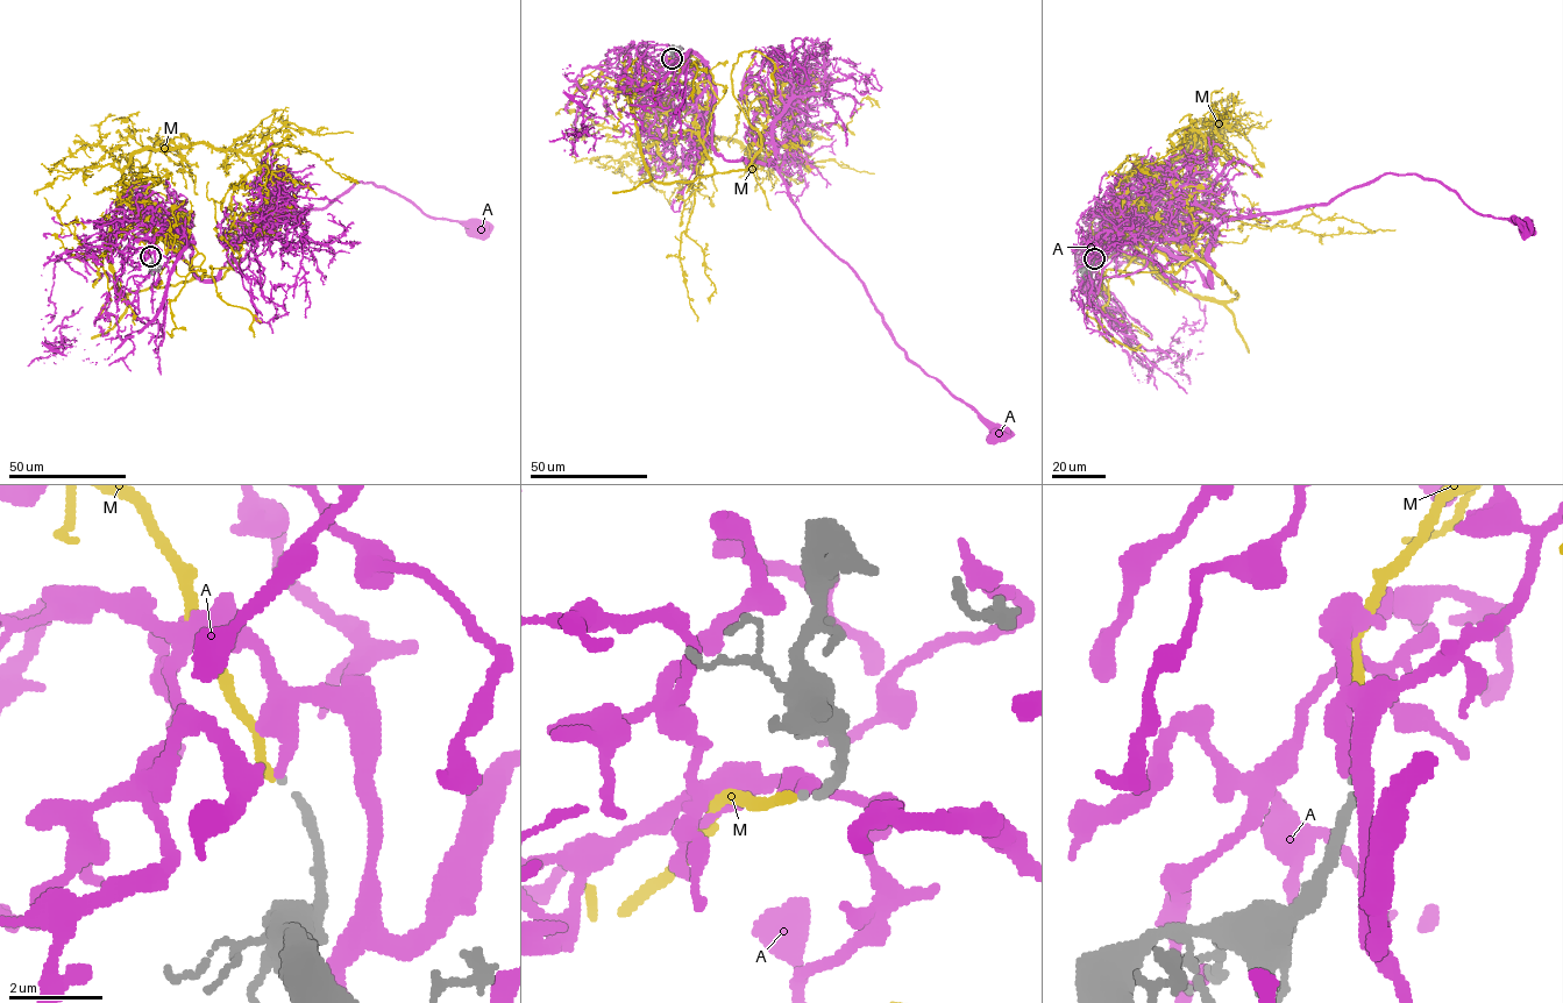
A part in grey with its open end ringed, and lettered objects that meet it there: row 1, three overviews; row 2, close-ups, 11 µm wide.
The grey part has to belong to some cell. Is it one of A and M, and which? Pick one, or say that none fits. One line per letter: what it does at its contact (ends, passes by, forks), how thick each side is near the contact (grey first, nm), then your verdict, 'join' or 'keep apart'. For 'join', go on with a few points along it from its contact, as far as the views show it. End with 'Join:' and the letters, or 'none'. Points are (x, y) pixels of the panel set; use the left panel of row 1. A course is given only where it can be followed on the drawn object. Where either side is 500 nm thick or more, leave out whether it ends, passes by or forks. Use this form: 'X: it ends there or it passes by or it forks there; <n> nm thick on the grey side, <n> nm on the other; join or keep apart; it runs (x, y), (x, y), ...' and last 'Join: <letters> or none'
A: it ends there; 160 nm thick on the grey side, 240 nm on the other; keep apart
M: it ends there; 160 nm thick on the grey side, 220 nm on the other; join; it runs (150, 256), (129, 229), (111, 237), (123, 169), (147, 148), (279, 144), (234, 189), (249, 223)
Join: M

